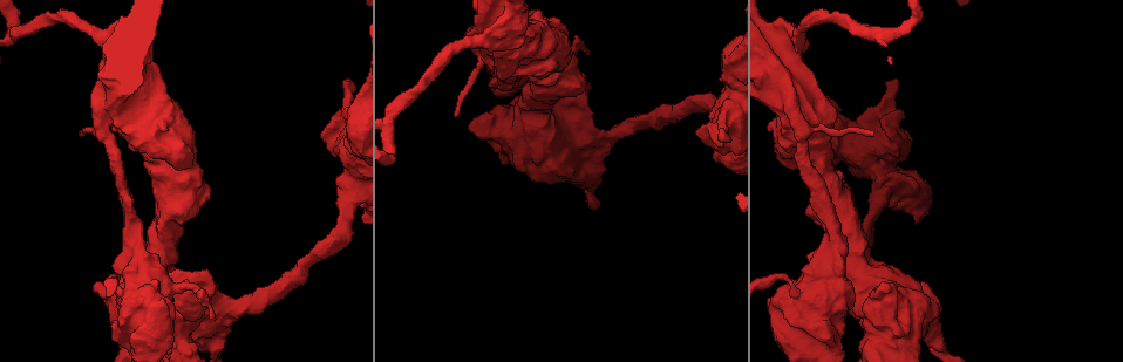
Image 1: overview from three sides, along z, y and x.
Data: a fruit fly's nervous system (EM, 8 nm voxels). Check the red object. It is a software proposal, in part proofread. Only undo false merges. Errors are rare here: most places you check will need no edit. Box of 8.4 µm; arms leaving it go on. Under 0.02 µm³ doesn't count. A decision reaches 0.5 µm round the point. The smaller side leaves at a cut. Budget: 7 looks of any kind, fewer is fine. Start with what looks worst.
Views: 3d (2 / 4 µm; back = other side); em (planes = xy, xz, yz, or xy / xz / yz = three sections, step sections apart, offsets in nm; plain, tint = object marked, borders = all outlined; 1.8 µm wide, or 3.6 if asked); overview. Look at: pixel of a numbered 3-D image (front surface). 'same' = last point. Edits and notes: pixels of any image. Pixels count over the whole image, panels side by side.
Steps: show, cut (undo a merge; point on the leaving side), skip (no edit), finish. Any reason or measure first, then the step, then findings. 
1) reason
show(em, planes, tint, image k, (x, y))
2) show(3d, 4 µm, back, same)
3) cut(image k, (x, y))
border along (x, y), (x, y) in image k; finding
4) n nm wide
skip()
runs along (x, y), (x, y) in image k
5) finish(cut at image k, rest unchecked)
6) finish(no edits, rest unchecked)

touches itself
show(3d, 4 µm, image 1, (783, 56))

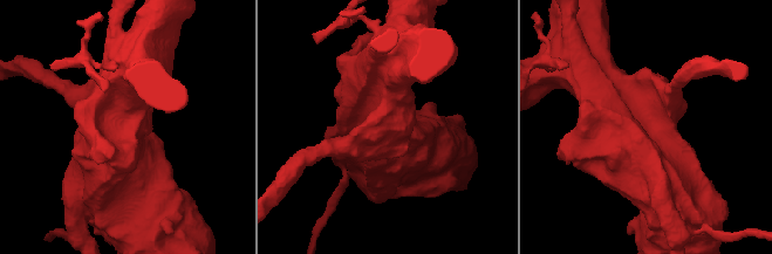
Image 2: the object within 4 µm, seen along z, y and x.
show(em, 3.6 µm, planes, tint, image 2, (648, 128))

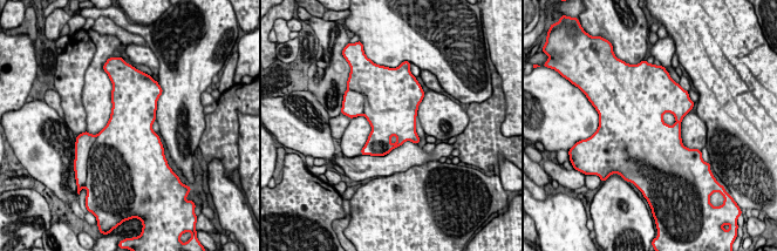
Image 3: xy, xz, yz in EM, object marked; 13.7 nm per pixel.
600 nm wide
skip()
all the same neuron

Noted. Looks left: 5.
abrupt turn
show(em, 3.6 µm, xz, step 16, tint, image 1, (177, 341))

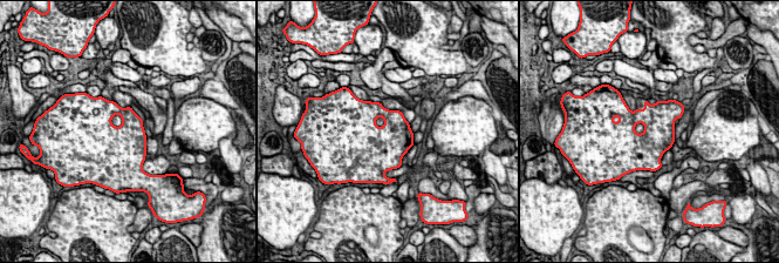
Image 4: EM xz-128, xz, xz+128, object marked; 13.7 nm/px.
another direction
show(em, 3.6 µm, planes, tint, same)

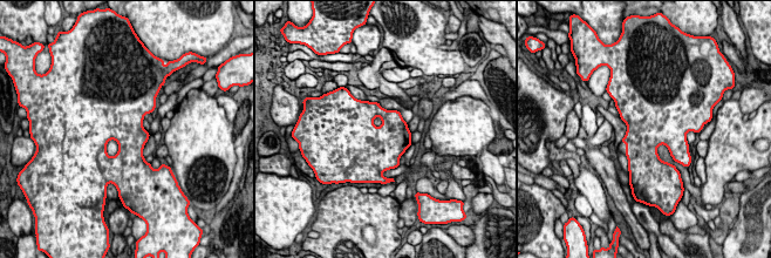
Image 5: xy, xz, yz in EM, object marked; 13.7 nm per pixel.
550 nm wide
skip()
continuous, no second neuron

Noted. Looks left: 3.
sudden change in width
show(em, 3.6 µm, xz, step 8, tint, image 1, (886, 140))

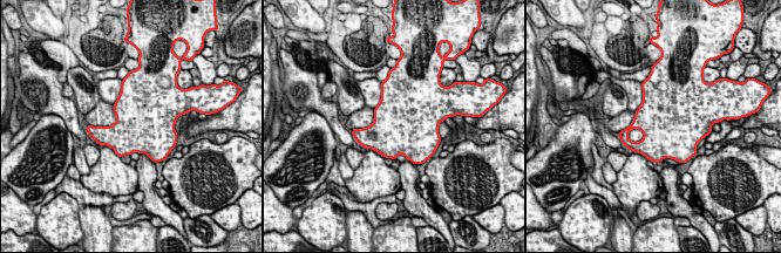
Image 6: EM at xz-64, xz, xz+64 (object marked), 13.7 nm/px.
750 nm wide
skip()
one neuron here

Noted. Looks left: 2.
finish(no edits, rest unchecked)

